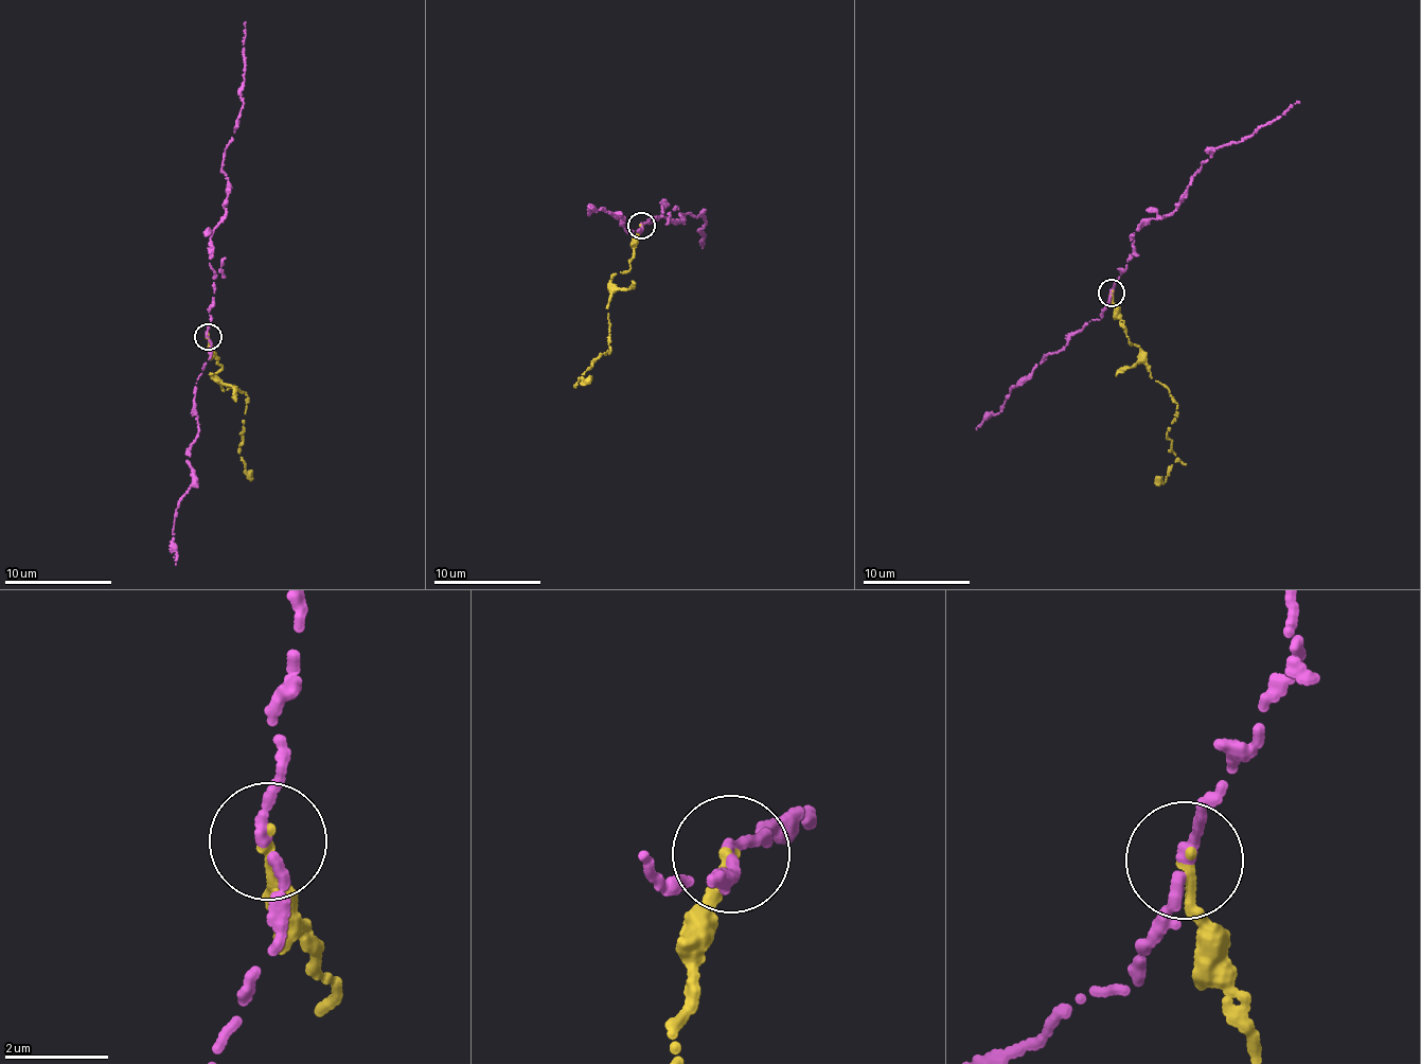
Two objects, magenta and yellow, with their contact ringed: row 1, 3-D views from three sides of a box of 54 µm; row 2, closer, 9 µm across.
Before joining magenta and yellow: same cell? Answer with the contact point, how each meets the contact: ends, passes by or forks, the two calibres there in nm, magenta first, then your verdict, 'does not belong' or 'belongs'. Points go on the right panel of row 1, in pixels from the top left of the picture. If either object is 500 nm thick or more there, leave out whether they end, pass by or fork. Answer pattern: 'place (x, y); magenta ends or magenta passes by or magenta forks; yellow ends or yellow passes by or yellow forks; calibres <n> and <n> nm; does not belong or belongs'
place (1112, 293); magenta passes by; yellow ends; calibres 200 and 200 nm; does not belong

